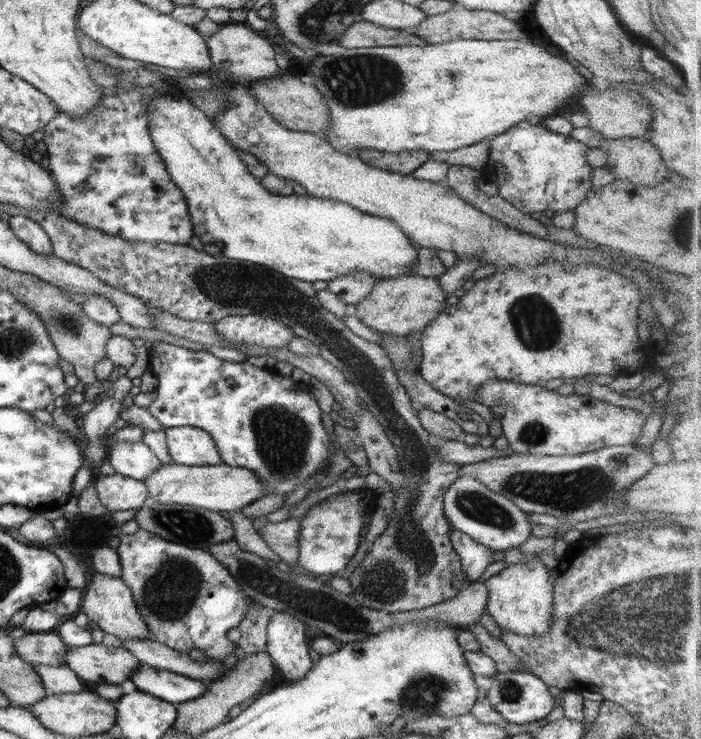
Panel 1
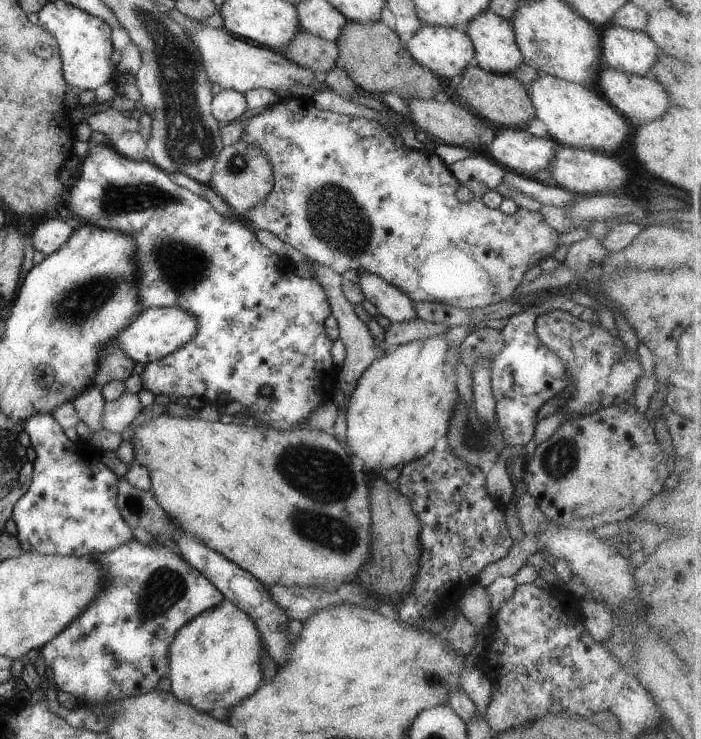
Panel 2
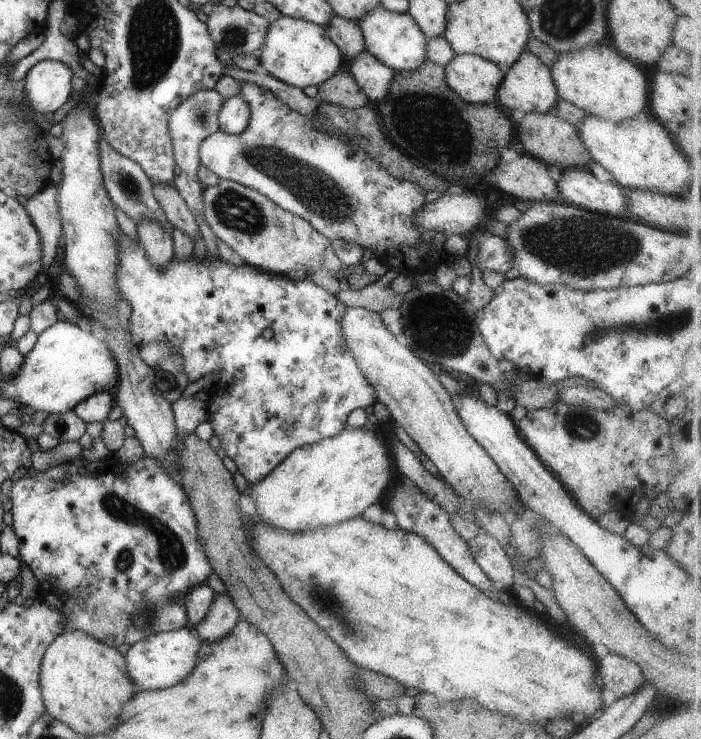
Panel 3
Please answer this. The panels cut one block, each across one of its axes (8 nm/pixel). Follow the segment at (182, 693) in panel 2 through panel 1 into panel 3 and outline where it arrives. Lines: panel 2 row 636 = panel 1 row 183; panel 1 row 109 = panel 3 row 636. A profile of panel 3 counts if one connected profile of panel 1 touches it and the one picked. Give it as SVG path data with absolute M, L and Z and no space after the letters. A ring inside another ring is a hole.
M184 627L162 633L153 633L138 642L135 642L124 654L127 674L132 678L136 691L165 689L192 674L198 658L203 639L196 632L195 627Z

